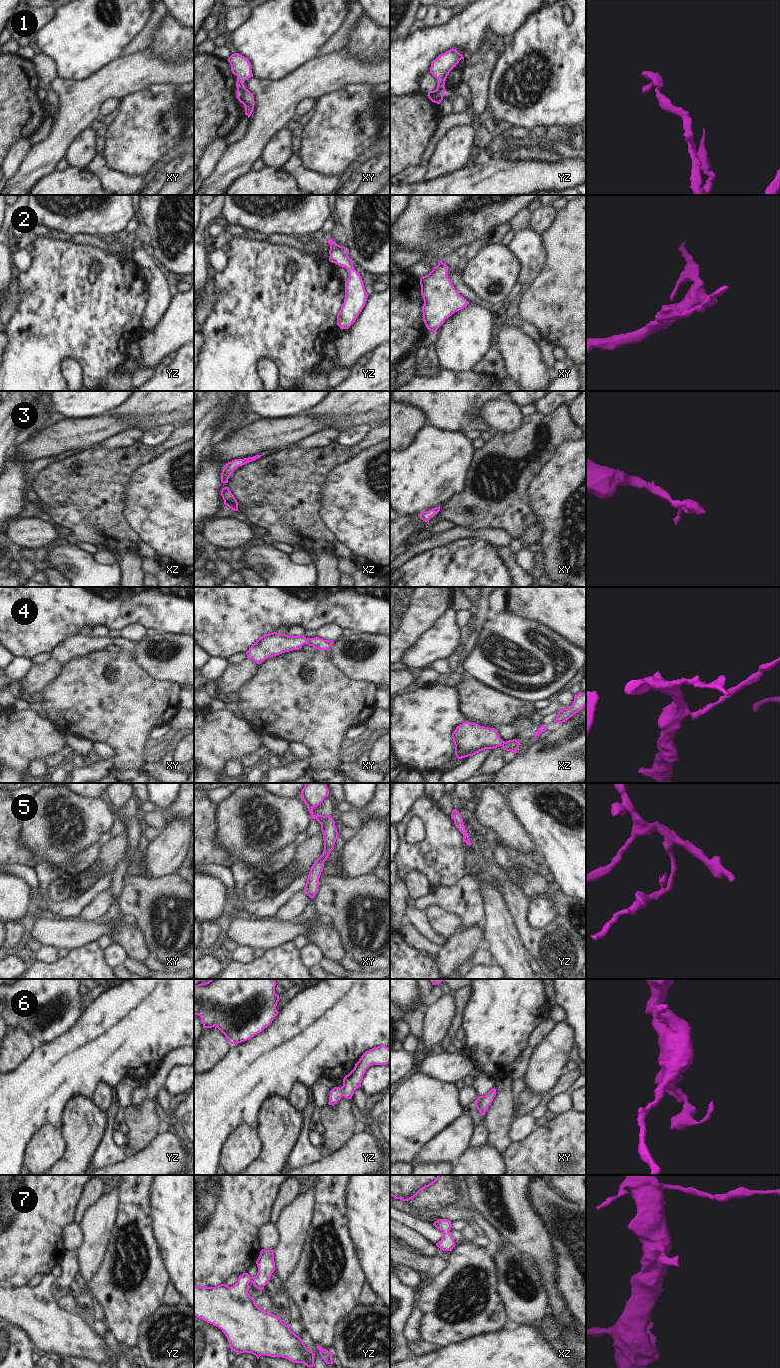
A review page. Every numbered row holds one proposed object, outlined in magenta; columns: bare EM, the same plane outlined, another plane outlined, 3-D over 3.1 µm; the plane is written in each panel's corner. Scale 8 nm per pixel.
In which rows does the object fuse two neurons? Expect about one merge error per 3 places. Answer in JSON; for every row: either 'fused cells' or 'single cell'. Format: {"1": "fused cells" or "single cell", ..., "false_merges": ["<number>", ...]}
{"1": "single cell", "2": "single cell", "3": "single cell", "4": "single cell", "5": "single cell", "6": "single cell", "7": "single cell", "false_merges": []}

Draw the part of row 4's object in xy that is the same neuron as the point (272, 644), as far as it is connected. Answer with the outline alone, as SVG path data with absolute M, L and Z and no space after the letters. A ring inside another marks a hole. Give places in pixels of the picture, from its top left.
M273 632L260 637L252 644L246 654L247 658L252 659L257 664L261 664L269 657L292 650L299 650L304 644L308 644L319 650L328 650L333 643L333 640L324 640L317 636L308 639L303 635L288 636Z

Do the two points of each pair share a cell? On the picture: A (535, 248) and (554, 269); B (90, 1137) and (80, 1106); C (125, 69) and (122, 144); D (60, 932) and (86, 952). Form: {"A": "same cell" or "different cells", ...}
{"A": "different cells", "B": "same cell", "C": "different cells", "D": "different cells"}

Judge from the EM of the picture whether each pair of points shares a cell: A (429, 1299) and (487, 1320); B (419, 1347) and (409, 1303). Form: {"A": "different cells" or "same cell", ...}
{"A": "same cell", "B": "different cells"}

